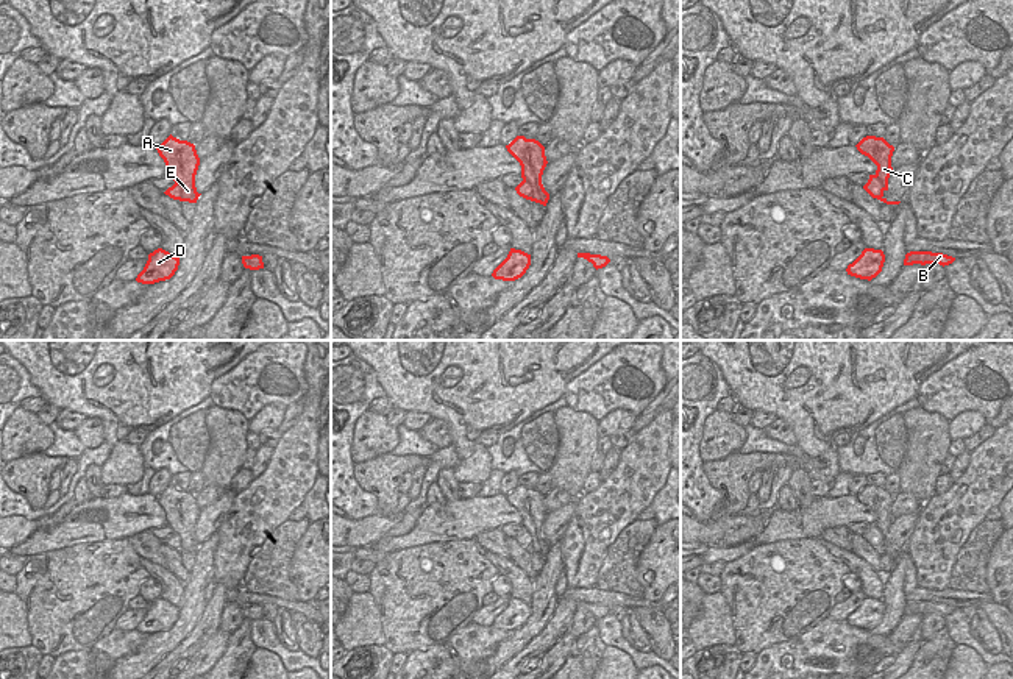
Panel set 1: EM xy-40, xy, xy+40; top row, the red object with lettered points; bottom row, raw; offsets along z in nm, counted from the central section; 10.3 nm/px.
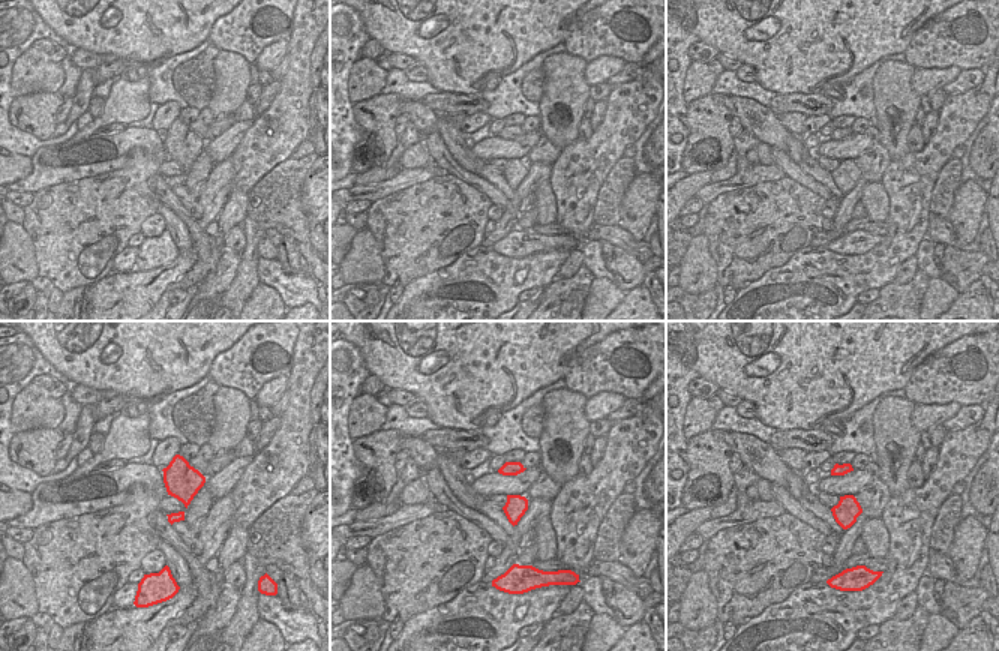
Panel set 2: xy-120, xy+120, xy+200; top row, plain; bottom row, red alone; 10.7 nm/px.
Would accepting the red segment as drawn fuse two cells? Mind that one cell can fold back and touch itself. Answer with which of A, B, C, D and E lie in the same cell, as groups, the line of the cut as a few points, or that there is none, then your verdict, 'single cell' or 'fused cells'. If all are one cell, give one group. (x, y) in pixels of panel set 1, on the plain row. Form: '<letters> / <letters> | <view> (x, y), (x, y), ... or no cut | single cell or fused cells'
A C E / B D | xy (523, 528), (531, 537), (529, 548) | fused cells

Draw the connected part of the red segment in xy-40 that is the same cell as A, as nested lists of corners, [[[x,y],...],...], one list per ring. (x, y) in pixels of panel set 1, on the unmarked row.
[[[170,484],[156,499],[165,512],[167,526],[181,537],[179,551],[197,553],[201,543],[195,537],[195,524],[200,515],[195,495]]]

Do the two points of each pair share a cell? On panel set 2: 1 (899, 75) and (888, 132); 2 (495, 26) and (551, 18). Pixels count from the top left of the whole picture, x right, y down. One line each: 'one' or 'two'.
1: one
2: one

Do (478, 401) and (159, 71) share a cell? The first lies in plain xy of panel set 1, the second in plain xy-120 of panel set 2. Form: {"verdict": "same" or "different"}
{"verdict": "different"}

